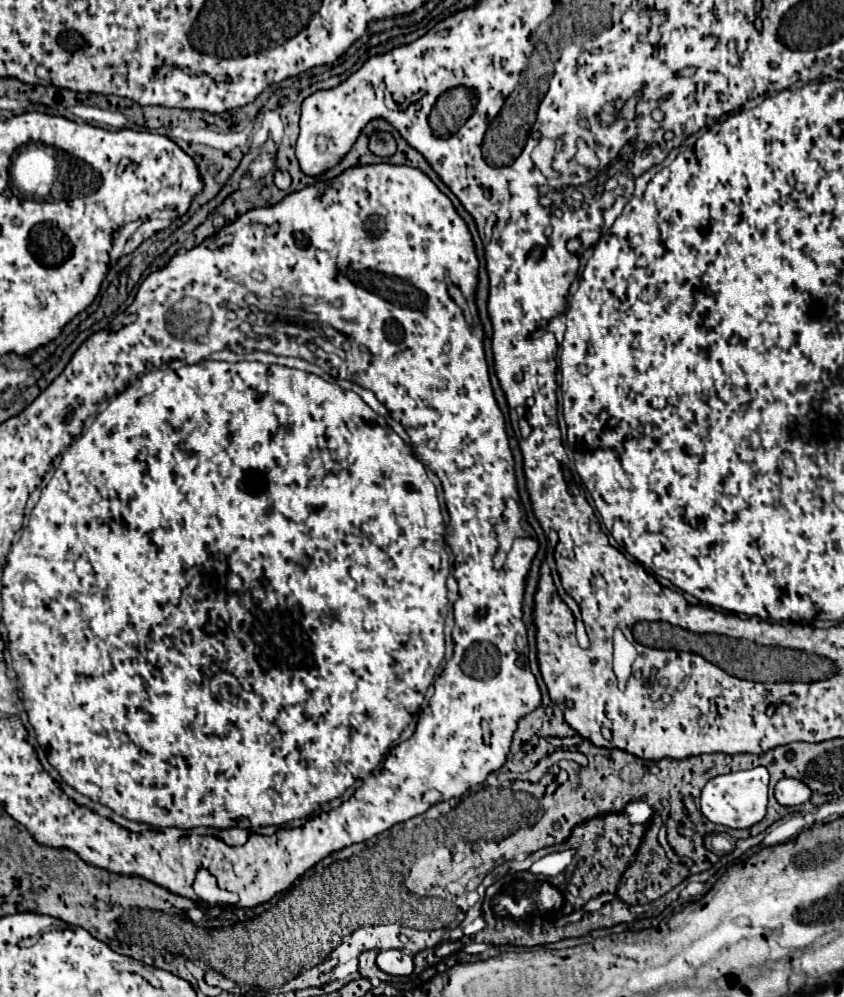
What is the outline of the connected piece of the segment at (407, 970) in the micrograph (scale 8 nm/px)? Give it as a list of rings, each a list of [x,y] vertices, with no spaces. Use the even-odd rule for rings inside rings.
[[[380,951],[376,959],[378,967],[388,973],[388,975],[398,975],[398,977],[408,977],[412,975],[412,957],[402,955],[400,951]]]

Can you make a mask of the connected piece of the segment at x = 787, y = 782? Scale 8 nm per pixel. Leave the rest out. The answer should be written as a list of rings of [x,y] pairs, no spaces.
[[[784,777],[776,783],[774,797],[784,807],[796,807],[796,805],[802,805],[802,803],[810,801],[812,789],[808,785],[804,785],[804,781],[800,781],[800,779]]]

